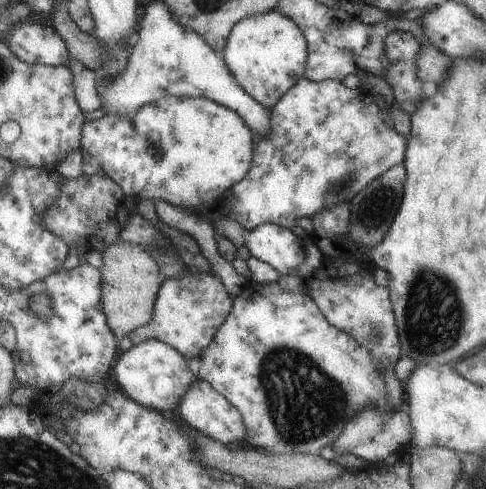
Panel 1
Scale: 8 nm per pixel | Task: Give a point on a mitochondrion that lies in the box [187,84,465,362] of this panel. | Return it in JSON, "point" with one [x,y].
{"point":[373,213]}

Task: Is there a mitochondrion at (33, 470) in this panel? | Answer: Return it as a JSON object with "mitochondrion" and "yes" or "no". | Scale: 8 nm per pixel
{"mitochondrion":"yes"}

